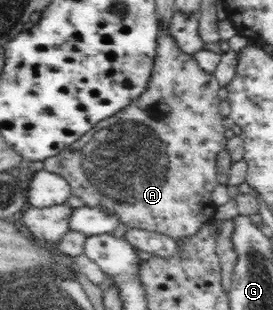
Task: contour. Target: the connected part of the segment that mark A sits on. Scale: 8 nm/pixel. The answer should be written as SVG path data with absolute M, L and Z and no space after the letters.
M163 22L159 23L159 36L157 39L156 57L154 57L154 65L151 79L148 82L148 87L140 97L131 102L126 109L121 110L114 116L100 121L96 126L93 126L80 140L71 143L66 151L61 151L58 155L50 157L44 161L44 169L54 174L61 175L70 185L74 197L78 197L88 207L97 207L104 211L115 212L119 218L119 223L136 227L140 230L148 232L160 233L161 235L170 237L176 241L182 238L193 237L199 233L201 226L204 223L214 221L215 207L212 203L212 190L216 187L216 160L220 151L225 149L227 138L225 137L225 128L223 117L219 114L218 89L221 85L212 73L206 73L195 60L192 54L184 53L182 49L176 45L175 38L171 36Z

